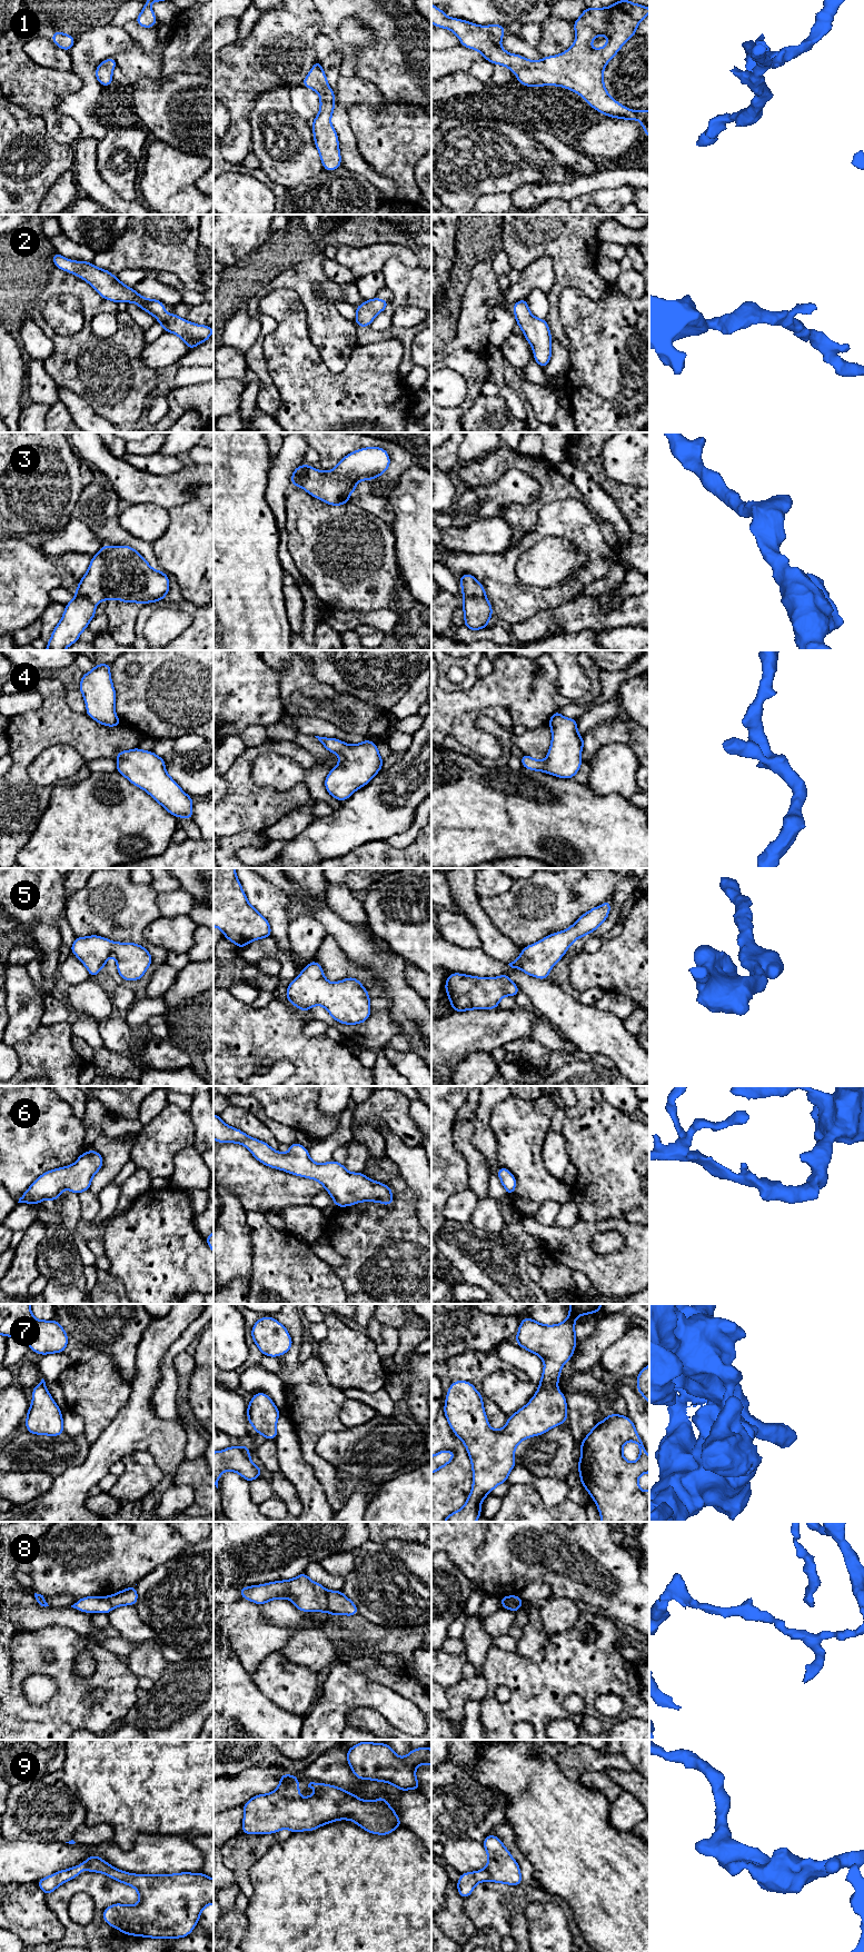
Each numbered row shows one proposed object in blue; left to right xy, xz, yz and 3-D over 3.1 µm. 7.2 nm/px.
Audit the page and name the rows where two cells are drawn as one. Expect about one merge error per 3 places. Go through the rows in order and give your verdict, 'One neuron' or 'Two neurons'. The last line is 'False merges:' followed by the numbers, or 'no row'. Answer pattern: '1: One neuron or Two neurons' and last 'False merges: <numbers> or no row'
1: One neuron
2: One neuron
3: One neuron
4: One neuron
5: One neuron
6: One neuron
7: One neuron
8: Two neurons
9: One neuron
False merges: 8

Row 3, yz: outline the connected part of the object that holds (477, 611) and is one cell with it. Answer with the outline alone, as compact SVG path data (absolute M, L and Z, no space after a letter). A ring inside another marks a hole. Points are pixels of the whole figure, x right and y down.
M470 574L459 576L461 594L464 595L465 627L470 630L481 630L488 626L493 608L487 599L484 586Z

